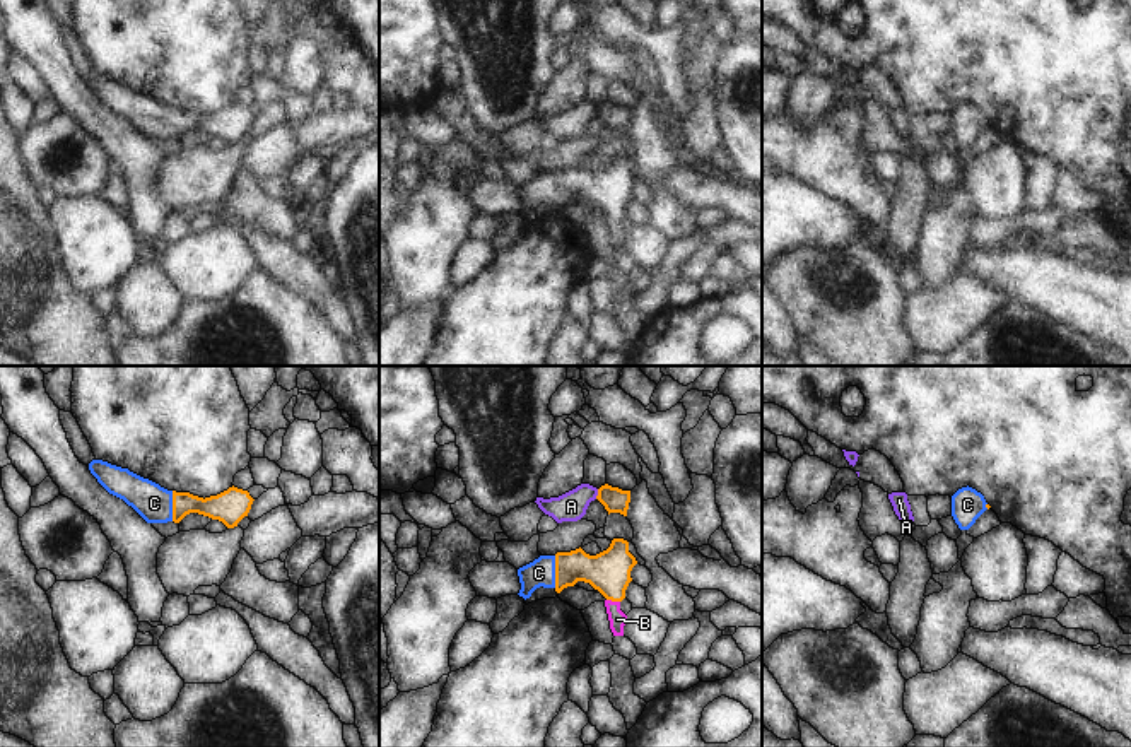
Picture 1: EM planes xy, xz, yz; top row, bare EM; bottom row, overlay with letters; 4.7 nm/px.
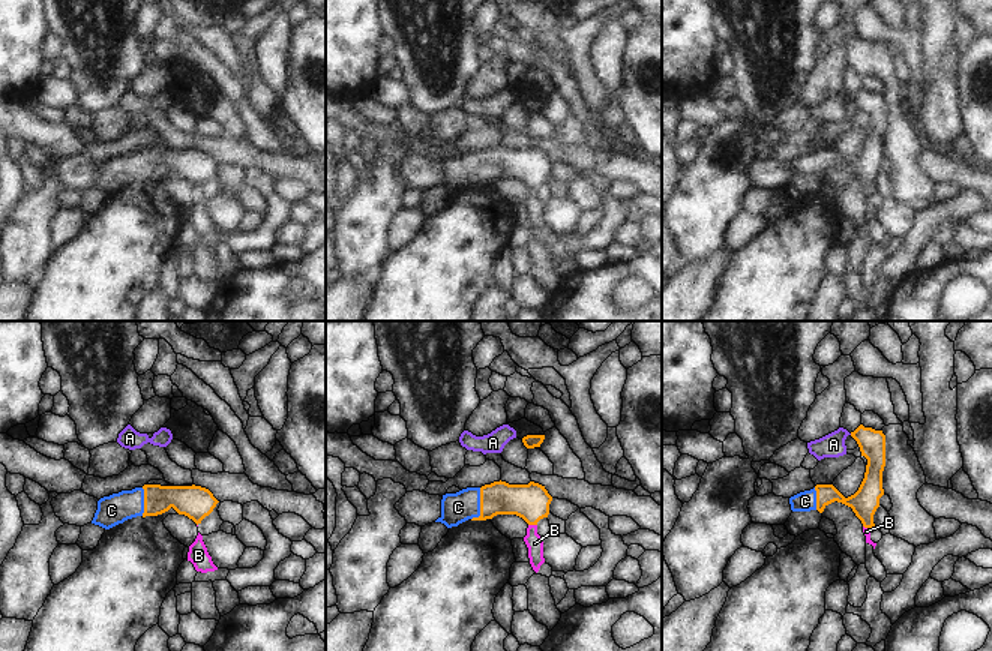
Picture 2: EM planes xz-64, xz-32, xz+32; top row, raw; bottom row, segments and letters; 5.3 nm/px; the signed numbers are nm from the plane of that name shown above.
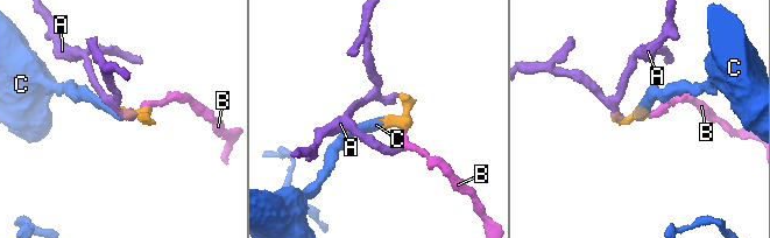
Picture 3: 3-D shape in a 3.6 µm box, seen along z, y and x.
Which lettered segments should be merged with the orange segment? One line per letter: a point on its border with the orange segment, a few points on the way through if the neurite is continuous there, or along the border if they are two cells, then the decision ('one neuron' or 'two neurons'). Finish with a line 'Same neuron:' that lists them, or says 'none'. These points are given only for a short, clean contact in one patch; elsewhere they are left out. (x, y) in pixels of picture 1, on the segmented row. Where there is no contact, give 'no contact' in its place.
A: meets orange in xz at (598, 494); border along xz (598, 489), (595, 498); two neurons
B: meets orange in xz at (614, 600); runs through xz (609, 571), (614, 600), (617, 619); one neuron
C: meets orange in xz at (556, 571); runs through xz (609, 571), (556, 571), (539, 573); one neuron
Same neuron: B, C

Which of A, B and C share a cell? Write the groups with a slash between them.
A / B C

